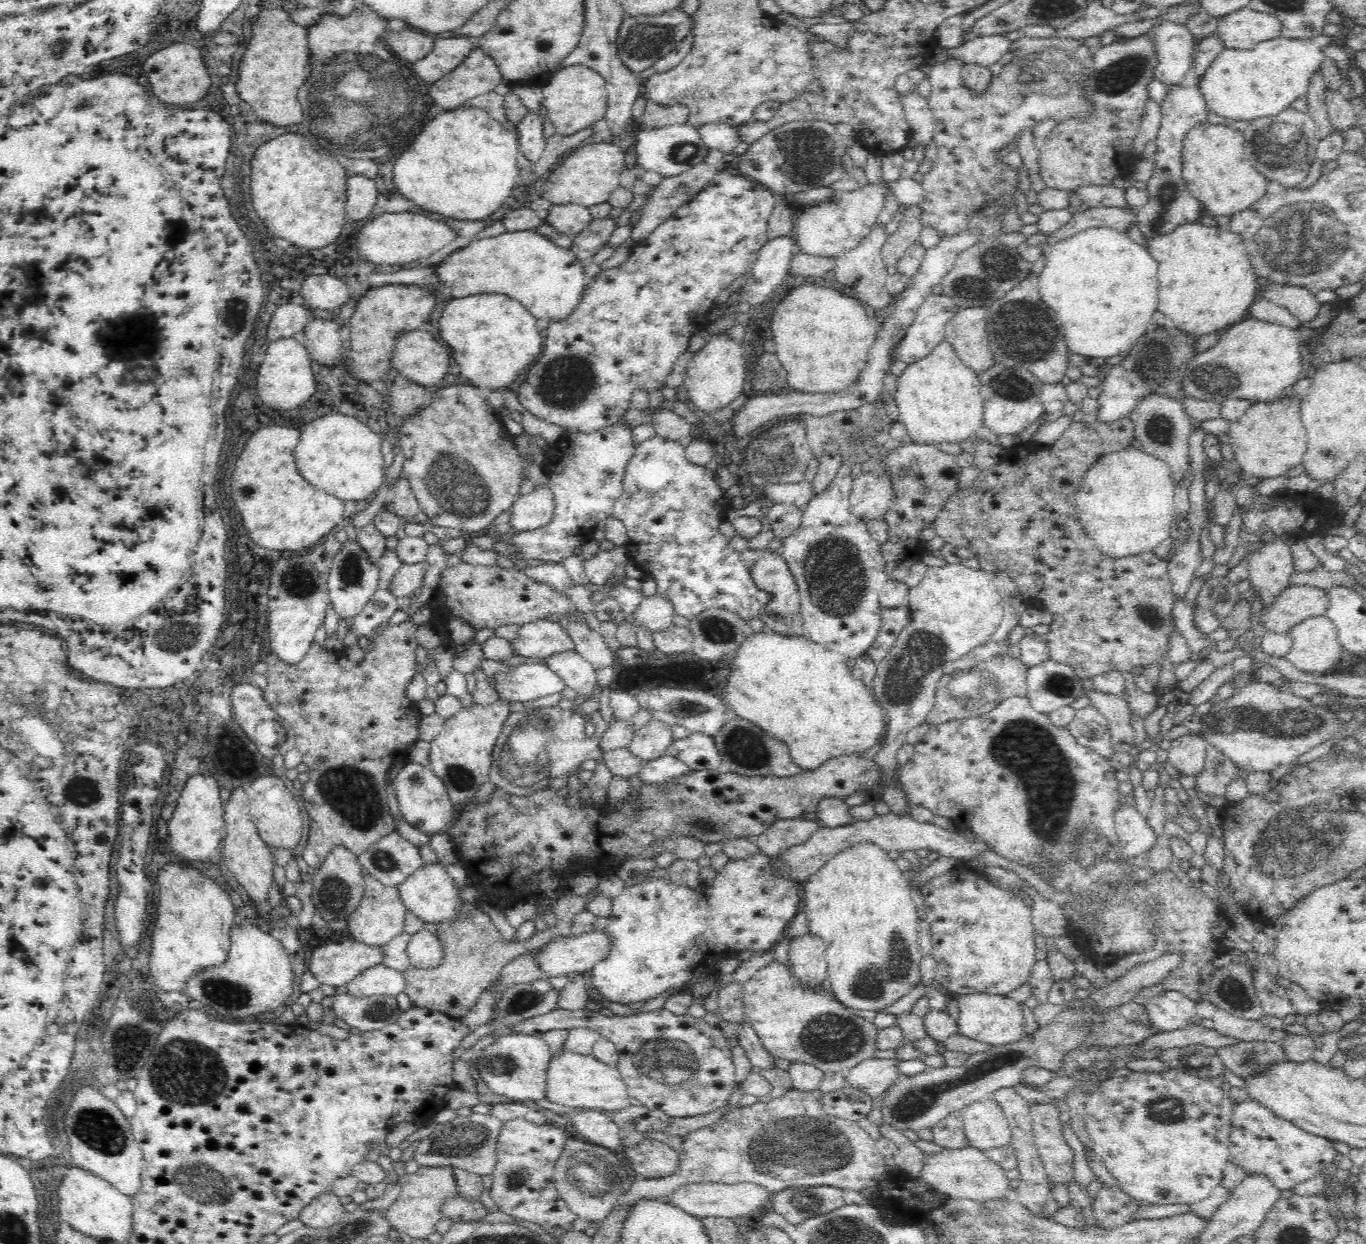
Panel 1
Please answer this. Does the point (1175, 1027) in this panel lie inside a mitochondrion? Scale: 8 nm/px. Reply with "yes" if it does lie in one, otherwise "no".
no

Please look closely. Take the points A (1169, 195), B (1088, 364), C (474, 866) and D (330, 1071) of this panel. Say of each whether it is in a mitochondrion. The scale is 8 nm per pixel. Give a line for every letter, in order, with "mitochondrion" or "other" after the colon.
A: mitochondrion
B: other
C: other
D: other

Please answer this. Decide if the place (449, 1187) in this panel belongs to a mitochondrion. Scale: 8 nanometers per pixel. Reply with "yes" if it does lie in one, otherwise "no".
no

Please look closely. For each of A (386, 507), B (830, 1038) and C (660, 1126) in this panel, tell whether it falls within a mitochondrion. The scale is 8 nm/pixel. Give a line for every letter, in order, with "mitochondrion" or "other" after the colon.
A: other
B: mitochondrion
C: other

